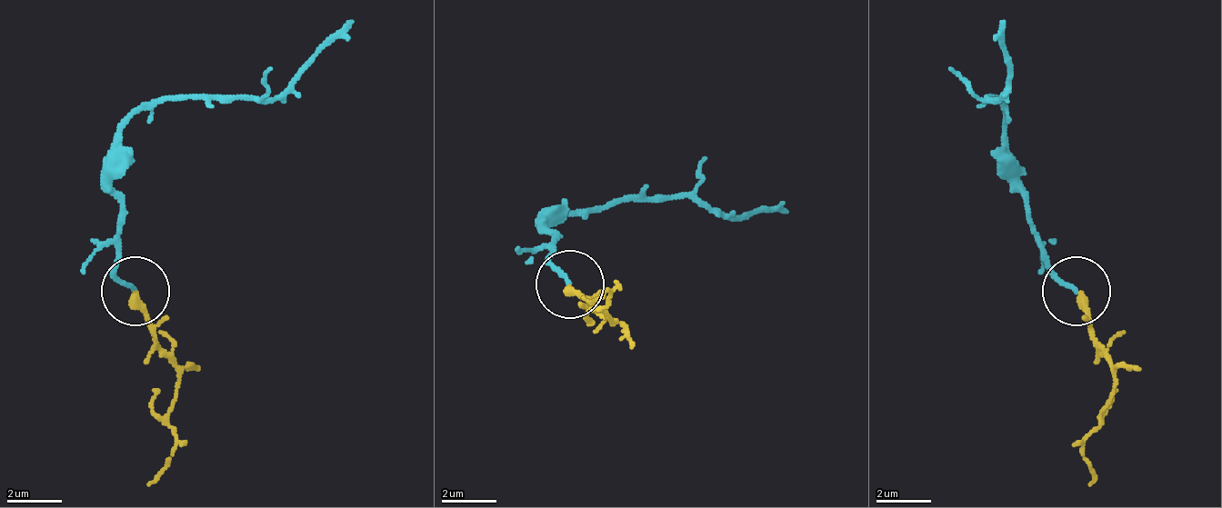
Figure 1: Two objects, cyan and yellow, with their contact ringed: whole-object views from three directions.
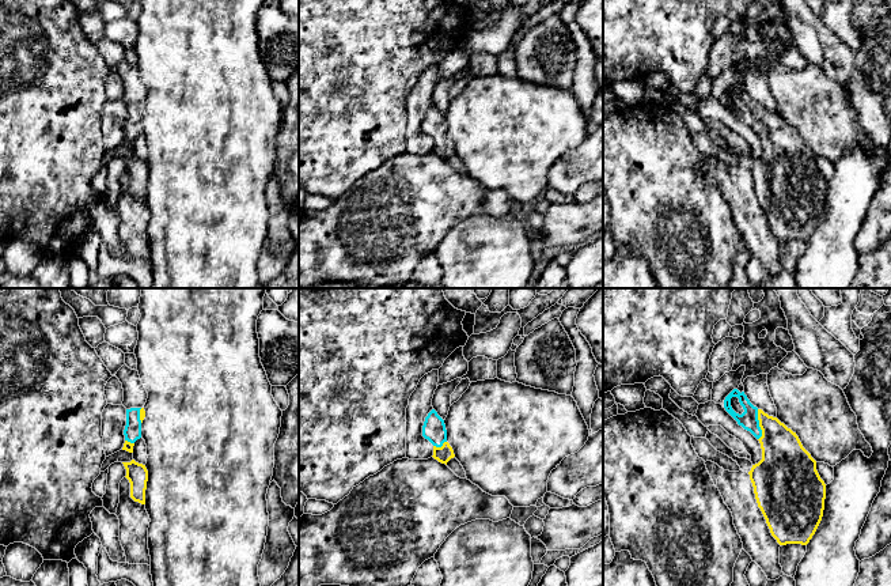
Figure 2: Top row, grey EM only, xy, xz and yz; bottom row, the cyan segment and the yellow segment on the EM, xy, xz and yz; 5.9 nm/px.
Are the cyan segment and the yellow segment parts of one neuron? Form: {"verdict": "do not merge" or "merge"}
{"verdict": "merge"}

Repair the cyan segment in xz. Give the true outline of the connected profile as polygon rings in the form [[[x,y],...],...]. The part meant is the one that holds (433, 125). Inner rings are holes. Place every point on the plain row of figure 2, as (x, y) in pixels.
[[[432,105],[425,113],[422,132],[433,140],[433,154],[446,159],[455,152],[452,143],[447,137],[444,116]]]

